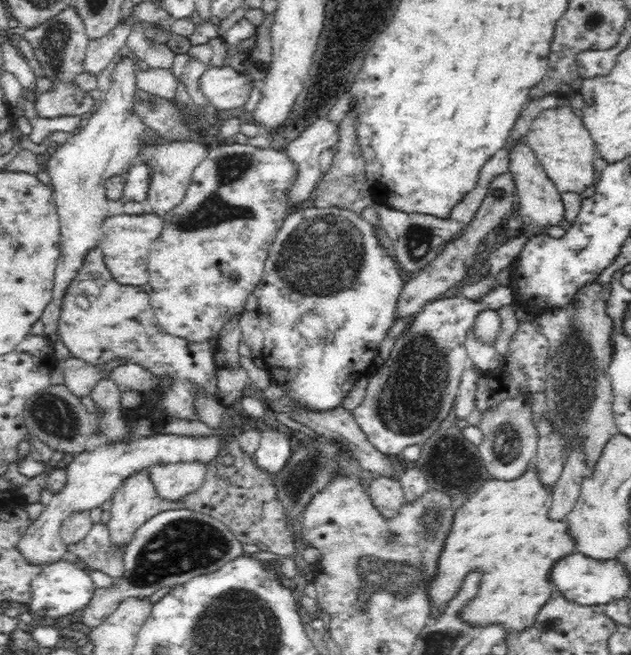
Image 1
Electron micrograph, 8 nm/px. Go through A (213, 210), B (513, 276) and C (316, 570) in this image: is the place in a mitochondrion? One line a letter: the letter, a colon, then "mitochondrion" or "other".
A: mitochondrion
B: other
C: other

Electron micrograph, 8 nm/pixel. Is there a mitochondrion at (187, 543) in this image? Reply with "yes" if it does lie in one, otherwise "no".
yes

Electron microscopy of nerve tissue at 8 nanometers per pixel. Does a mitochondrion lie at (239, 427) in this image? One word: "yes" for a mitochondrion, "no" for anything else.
no

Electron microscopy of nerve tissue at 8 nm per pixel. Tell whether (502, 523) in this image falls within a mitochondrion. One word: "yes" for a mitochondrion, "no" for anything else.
no

